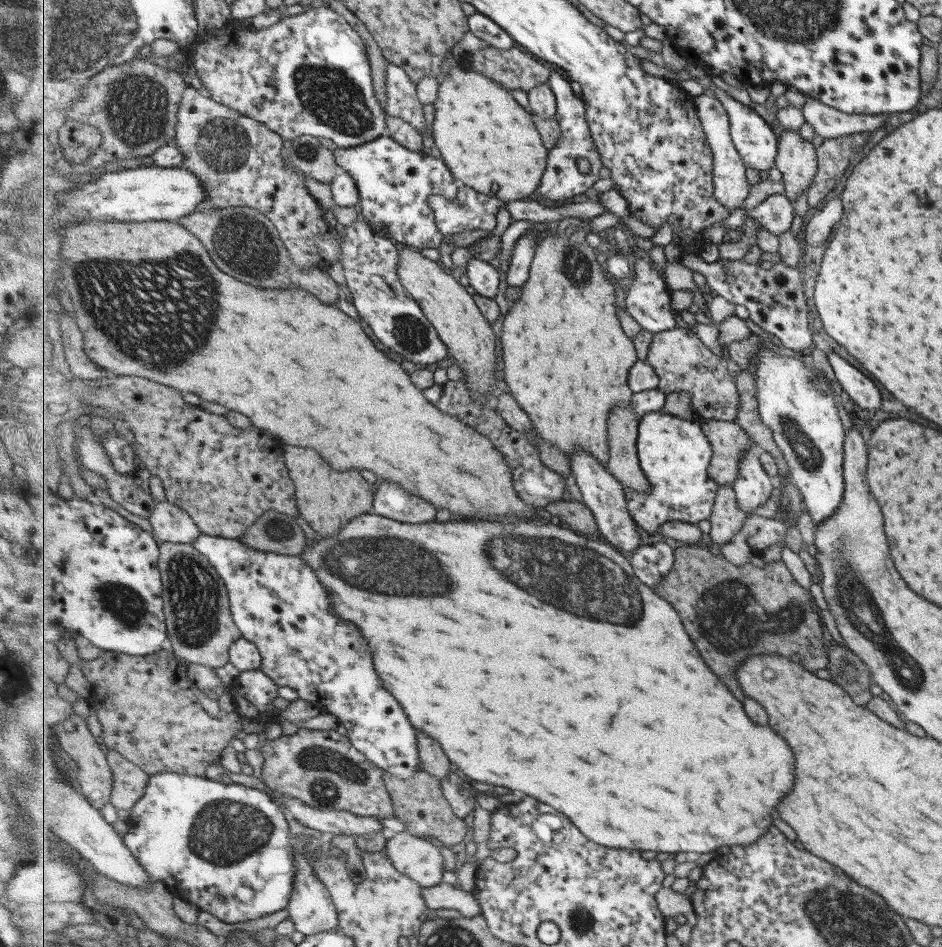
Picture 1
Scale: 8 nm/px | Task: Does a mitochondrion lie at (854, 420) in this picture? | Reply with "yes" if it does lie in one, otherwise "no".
no

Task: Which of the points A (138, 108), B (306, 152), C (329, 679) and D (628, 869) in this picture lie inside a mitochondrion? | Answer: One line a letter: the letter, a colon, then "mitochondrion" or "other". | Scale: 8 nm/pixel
A: mitochondrion
B: mitochondrion
C: other
D: other

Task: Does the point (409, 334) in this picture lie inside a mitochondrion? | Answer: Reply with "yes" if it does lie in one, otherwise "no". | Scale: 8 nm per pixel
yes

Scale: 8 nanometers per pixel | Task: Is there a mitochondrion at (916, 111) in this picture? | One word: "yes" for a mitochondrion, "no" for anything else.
no

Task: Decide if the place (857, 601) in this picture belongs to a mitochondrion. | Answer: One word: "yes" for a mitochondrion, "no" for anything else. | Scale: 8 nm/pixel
yes

